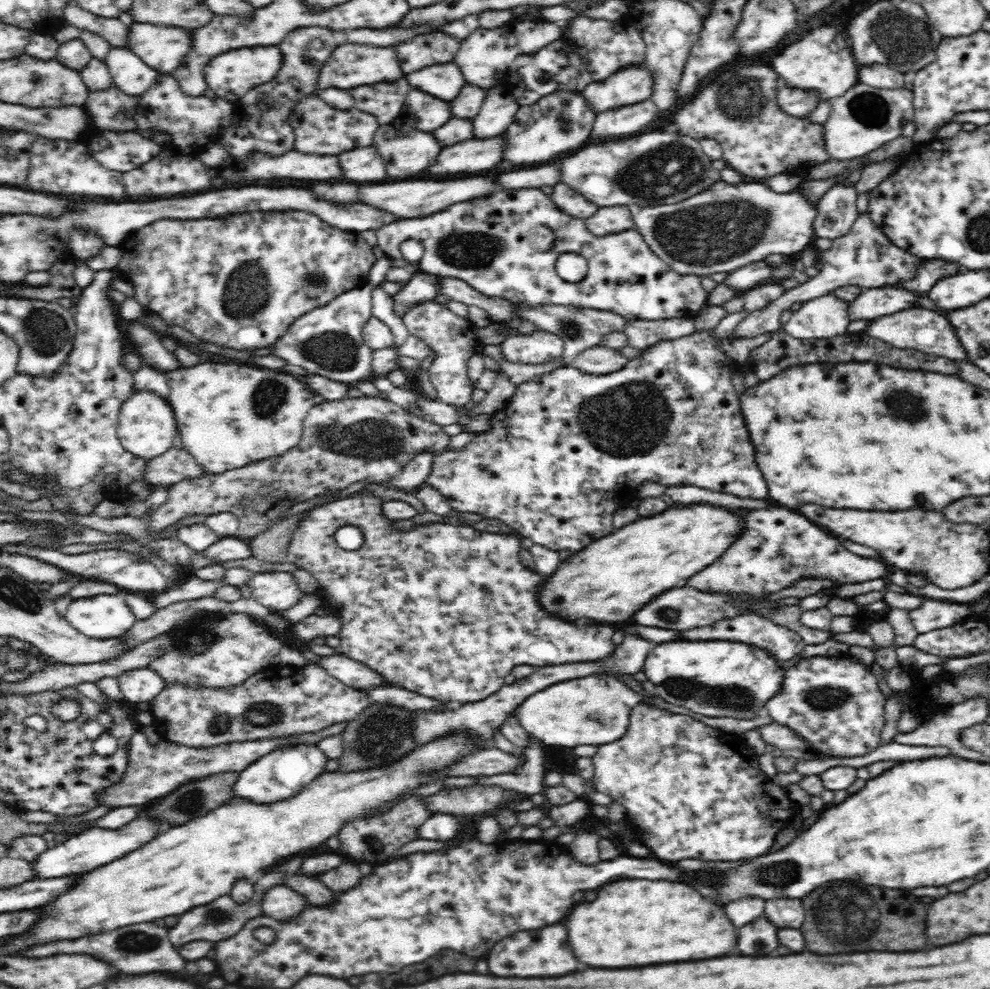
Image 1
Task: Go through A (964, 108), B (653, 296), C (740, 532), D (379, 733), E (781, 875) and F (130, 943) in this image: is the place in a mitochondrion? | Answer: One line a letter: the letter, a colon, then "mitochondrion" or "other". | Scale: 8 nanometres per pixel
A: other
B: other
C: other
D: mitochondrion
E: mitochondrion
F: mitochondrion

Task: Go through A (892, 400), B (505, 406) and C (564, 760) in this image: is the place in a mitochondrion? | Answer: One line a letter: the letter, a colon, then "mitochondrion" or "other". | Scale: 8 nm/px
A: mitochondrion
B: other
C: other

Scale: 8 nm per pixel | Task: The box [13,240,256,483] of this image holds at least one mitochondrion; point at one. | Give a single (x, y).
(47, 336)

